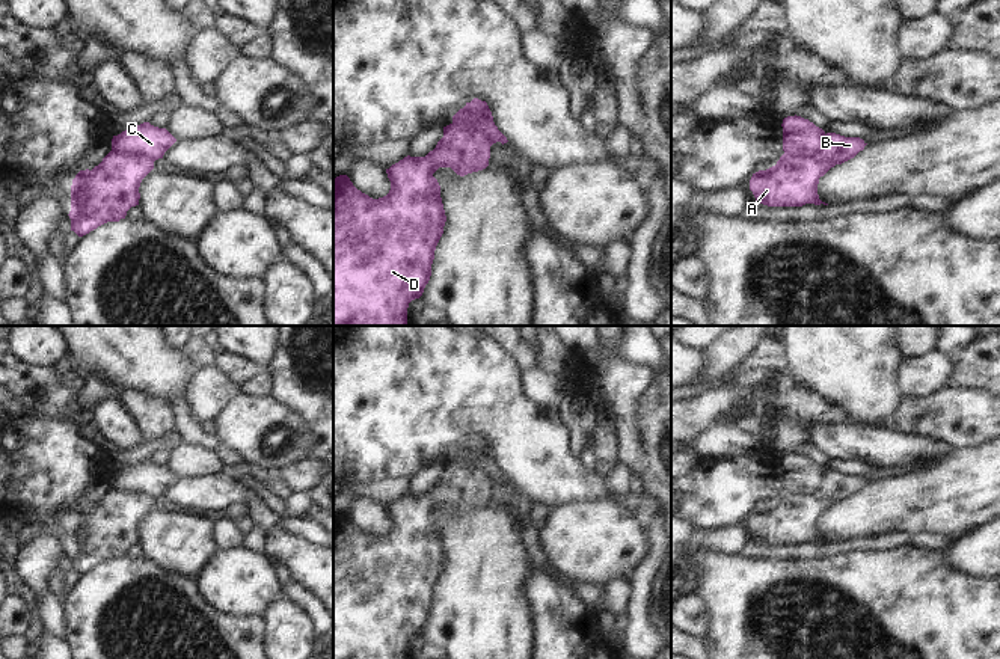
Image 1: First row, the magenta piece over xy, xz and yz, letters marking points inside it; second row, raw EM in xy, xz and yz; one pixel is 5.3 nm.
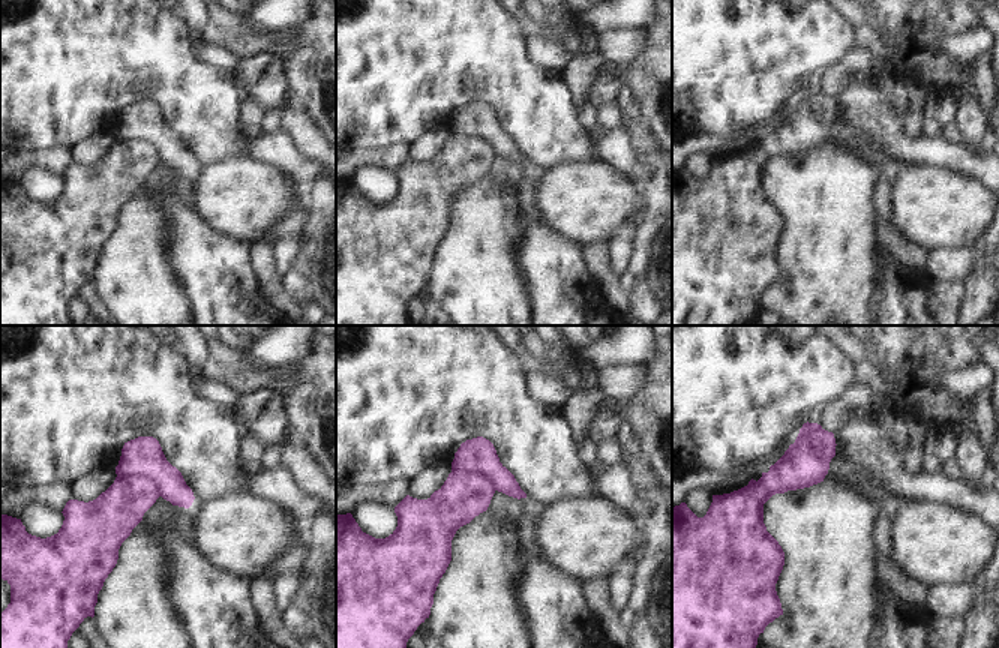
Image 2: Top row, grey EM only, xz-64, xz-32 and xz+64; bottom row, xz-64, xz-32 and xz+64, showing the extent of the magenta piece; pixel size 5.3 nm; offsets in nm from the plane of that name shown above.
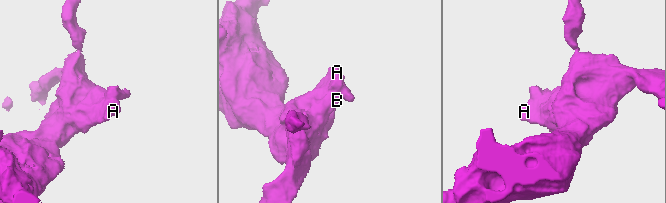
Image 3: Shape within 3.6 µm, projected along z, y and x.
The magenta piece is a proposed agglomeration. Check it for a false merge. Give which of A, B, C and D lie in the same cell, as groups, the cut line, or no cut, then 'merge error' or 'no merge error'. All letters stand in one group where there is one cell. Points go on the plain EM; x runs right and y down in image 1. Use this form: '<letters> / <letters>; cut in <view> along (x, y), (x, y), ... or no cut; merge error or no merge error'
A B D / C; cut in yz along (825, 472), (821, 487), (812, 495), (785, 492); merge error

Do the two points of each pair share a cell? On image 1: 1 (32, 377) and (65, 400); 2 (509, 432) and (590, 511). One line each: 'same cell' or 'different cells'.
1: same cell
2: different cells

